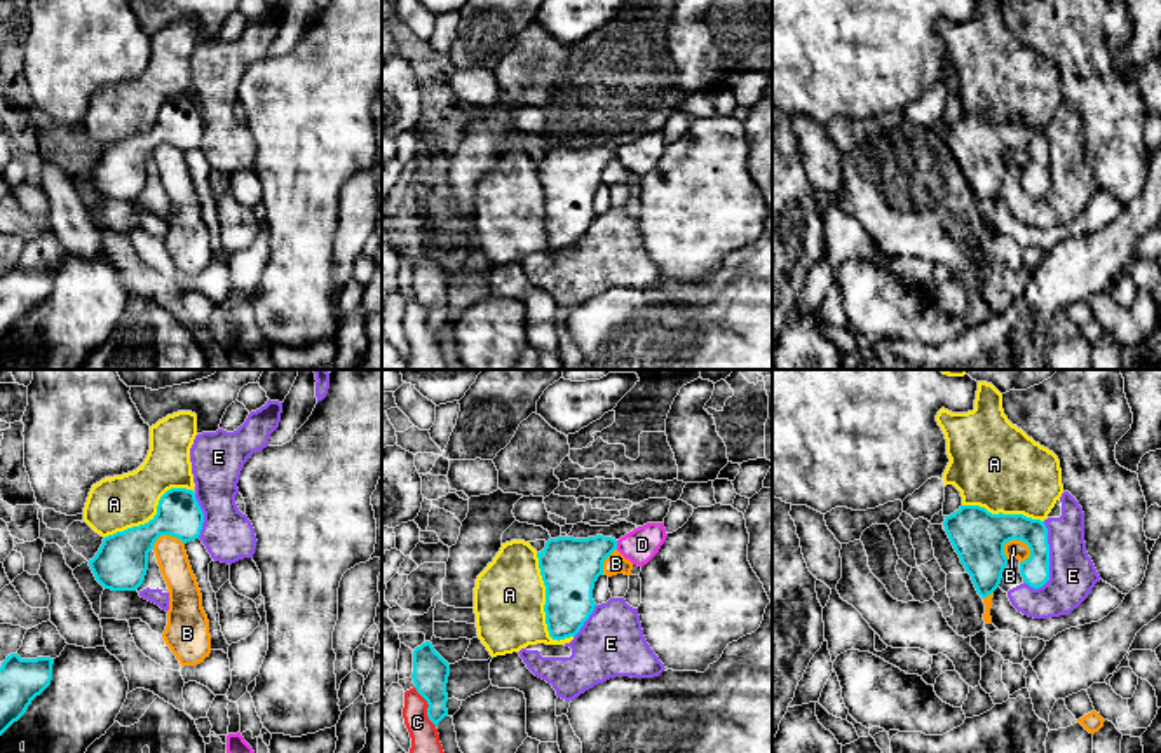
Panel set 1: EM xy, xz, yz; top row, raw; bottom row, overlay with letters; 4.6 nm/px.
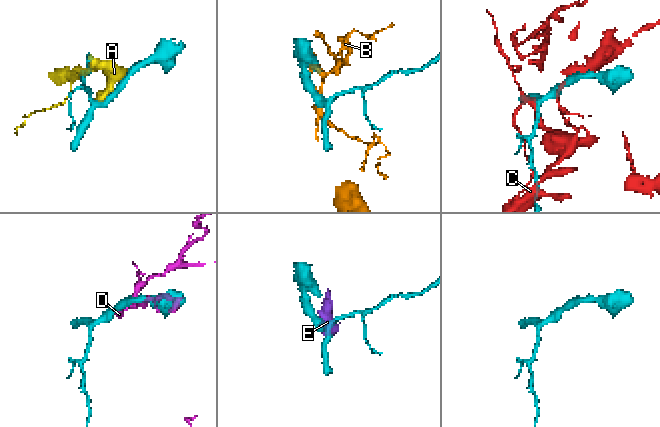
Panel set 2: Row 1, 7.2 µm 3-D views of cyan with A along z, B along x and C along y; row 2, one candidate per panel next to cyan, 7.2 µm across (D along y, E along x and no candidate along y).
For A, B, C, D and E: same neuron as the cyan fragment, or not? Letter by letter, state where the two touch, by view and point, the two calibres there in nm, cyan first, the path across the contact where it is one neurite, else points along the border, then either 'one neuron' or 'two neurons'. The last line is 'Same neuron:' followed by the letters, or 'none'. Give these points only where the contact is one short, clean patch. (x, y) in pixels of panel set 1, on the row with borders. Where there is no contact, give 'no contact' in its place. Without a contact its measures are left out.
A: contact xz (546, 598); calibres 260 and 320 nm; two neurons
B: contact yz (1020, 539); calibres 240 and 80 nm; two neurons
C: contact xz (429, 706); calibres 170 and 130 nm; two neurons
D: contact xz (616, 544); calibres 260 and 160 nm; two neurons
E: contact yz (1048, 558); calibres 130 and 220 nm; two neurons
Same neuron: none

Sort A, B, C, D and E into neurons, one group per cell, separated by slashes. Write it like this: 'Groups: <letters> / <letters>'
Groups: A / B / C / D / E

